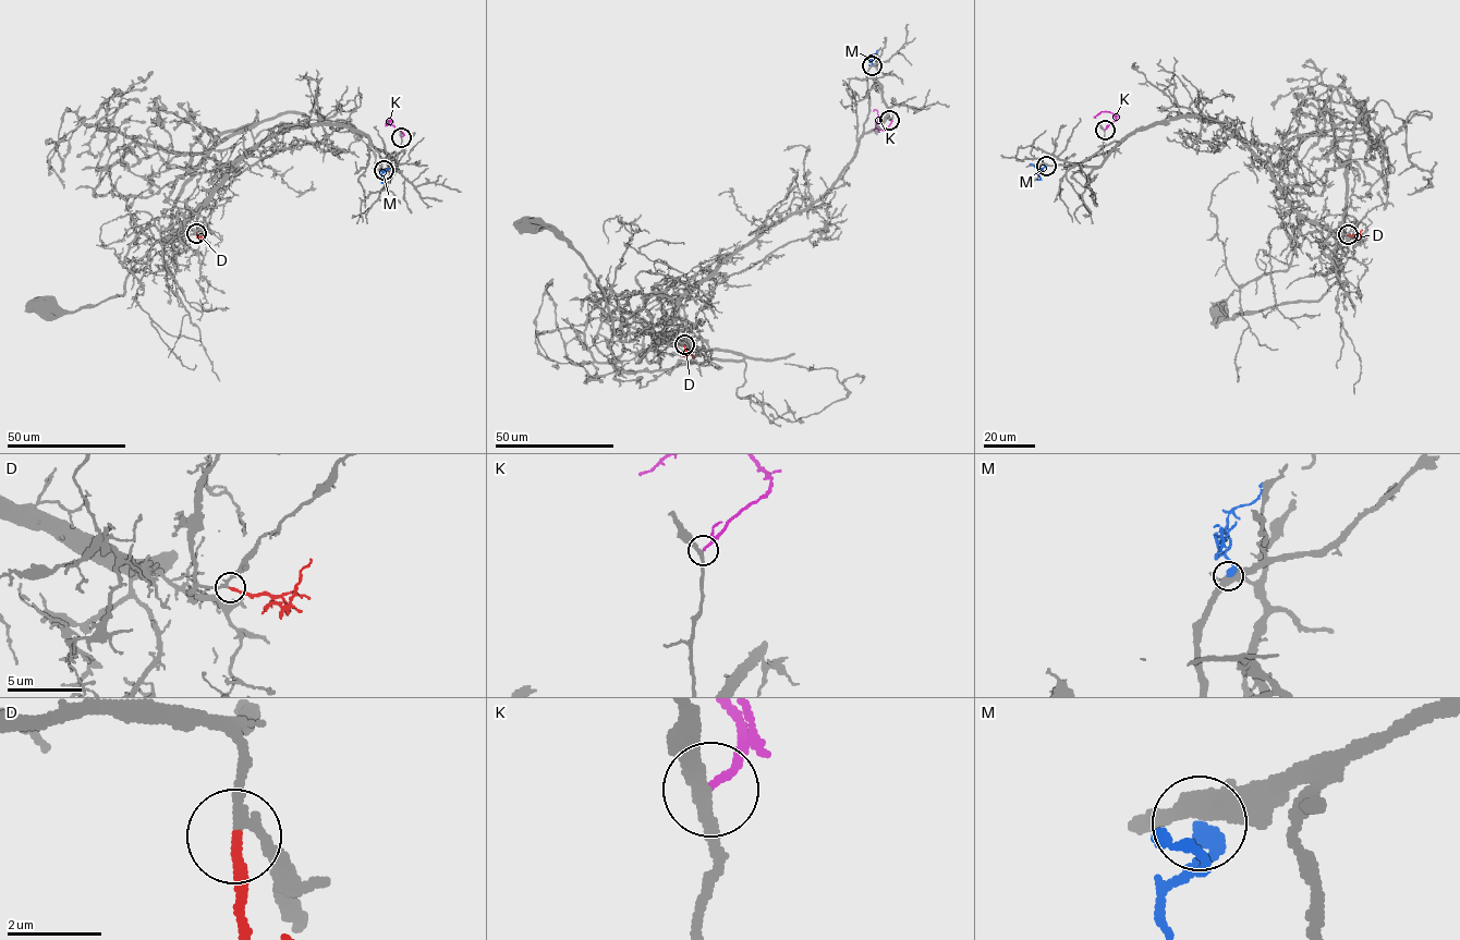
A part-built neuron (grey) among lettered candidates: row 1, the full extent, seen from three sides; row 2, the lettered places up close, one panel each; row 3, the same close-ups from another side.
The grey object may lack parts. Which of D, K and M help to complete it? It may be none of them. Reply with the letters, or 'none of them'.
D

